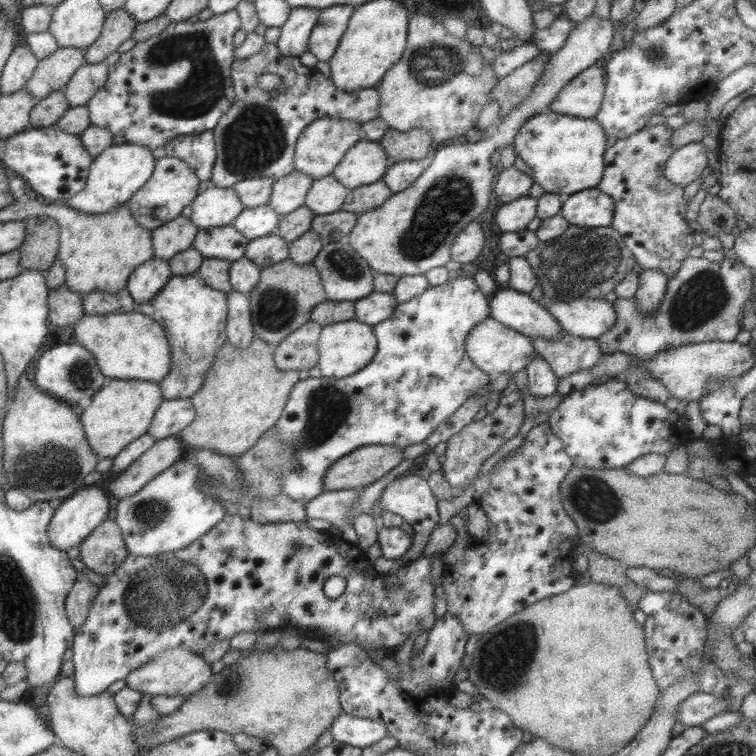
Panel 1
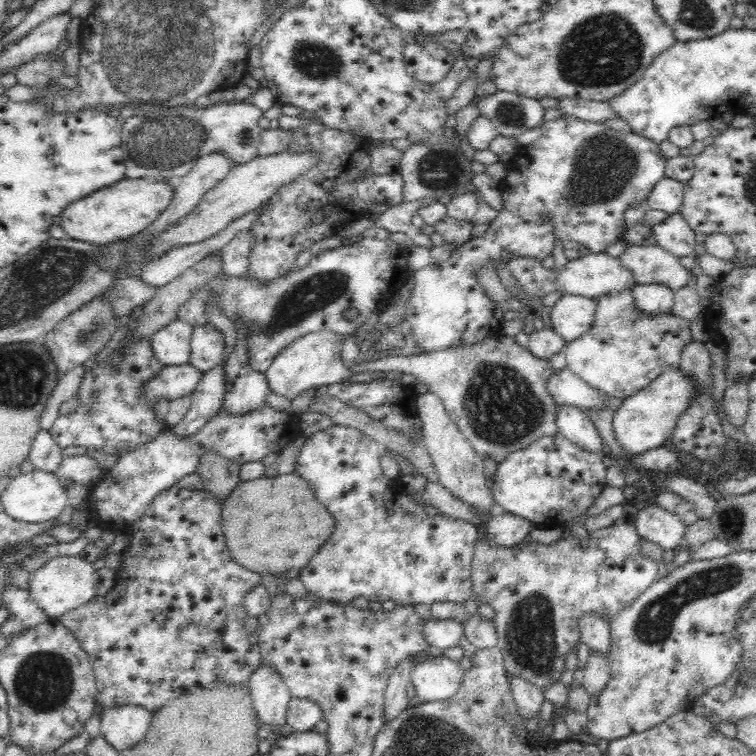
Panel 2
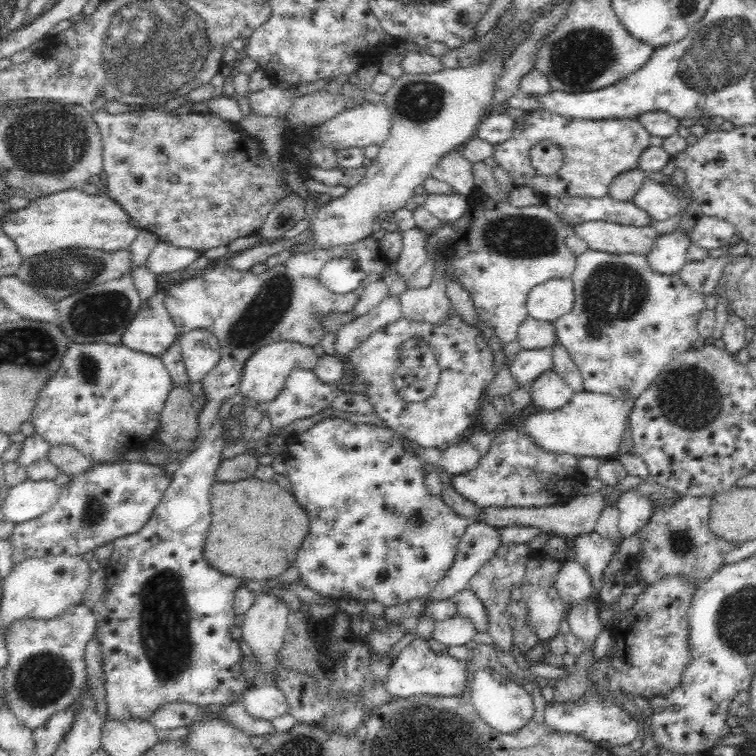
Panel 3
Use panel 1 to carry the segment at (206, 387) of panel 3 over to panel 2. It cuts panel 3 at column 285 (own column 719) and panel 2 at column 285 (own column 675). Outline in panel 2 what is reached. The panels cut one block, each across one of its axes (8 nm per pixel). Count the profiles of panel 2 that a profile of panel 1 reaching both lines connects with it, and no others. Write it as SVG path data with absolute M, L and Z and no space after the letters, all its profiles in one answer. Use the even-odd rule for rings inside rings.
M359 237L353 239L351 245L340 245L336 248L321 250L313 254L309 262L300 266L295 264L284 274L272 280L254 277L228 277L226 273L218 273L207 283L192 291L191 297L178 308L175 319L188 323L192 327L208 324L208 304L213 302L222 314L236 327L240 322L247 322L245 328L245 345L247 346L248 366L257 373L263 373L272 364L274 357L296 338L318 331L335 332L338 335L350 336L362 322L368 320L374 312L380 310L388 298L391 298L399 287L411 276L407 268L408 248L398 247L391 239L376 237ZM349 306L356 306L359 317L354 321L346 321L340 311Z

